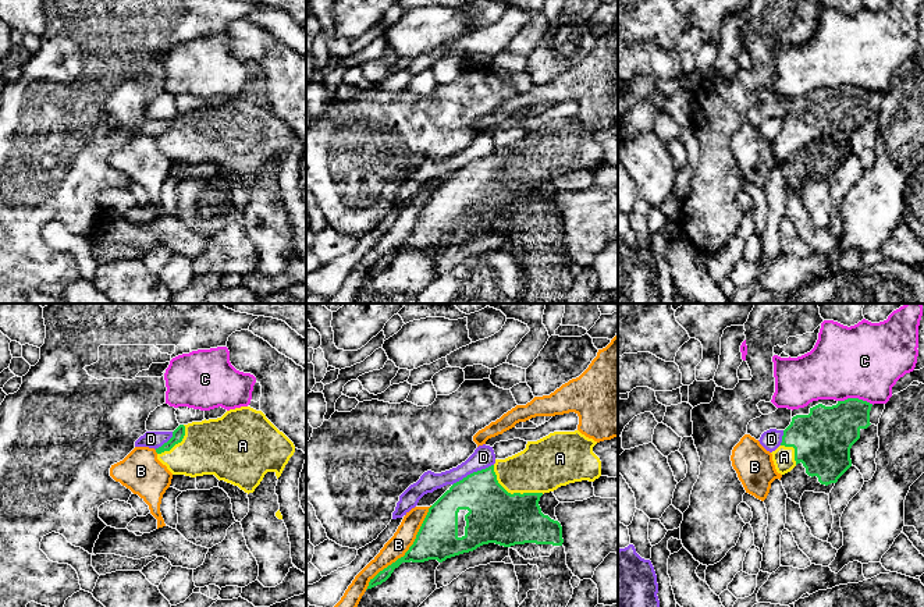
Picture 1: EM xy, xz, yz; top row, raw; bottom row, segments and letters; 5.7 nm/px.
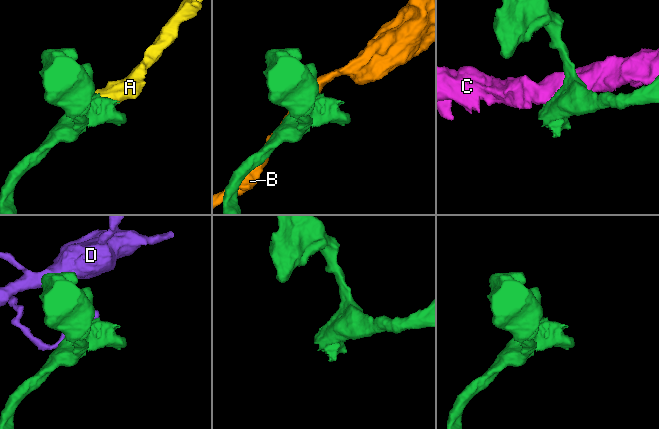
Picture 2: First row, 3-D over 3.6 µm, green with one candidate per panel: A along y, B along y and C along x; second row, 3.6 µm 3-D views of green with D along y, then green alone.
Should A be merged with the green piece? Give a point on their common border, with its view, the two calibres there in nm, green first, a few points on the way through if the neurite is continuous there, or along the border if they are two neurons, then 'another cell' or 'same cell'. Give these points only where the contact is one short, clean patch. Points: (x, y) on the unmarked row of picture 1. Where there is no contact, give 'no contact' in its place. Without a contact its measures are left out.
meets green in xz at (514, 181); 300 nm thick on the green side, 300 nm on the other; same cell

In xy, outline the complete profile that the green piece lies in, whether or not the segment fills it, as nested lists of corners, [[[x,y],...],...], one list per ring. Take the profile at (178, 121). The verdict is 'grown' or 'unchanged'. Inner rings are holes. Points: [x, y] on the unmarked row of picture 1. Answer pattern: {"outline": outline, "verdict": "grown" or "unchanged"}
{"outline": [[[241,95],[227,99],[217,107],[180,113],[173,120],[173,125],[161,135],[156,136],[156,141],[157,148],[166,153],[173,163],[191,166],[214,163],[218,168],[238,174],[249,182],[255,180],[267,160],[274,160],[277,167],[281,164],[285,153],[295,141],[295,134],[262,99],[256,99],[250,95]]], "verdict": "grown"}

